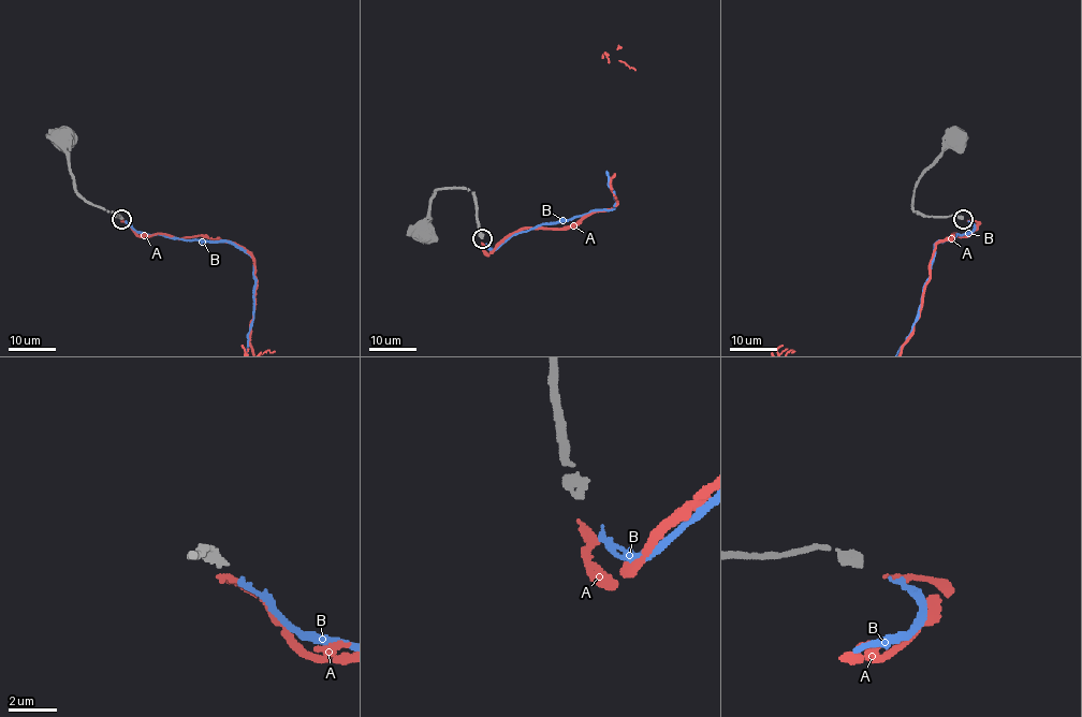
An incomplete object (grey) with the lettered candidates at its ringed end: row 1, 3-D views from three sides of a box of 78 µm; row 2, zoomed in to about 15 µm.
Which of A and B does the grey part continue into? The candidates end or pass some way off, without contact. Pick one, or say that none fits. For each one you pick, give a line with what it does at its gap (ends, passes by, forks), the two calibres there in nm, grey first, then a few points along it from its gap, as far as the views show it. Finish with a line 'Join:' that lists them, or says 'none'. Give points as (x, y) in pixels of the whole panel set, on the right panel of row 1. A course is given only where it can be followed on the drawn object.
B: it ends there; 300 nm thick on the grey side, 220 nm on the other
Join: B

